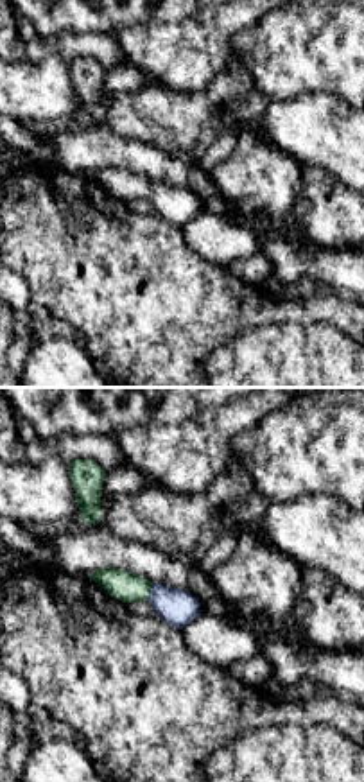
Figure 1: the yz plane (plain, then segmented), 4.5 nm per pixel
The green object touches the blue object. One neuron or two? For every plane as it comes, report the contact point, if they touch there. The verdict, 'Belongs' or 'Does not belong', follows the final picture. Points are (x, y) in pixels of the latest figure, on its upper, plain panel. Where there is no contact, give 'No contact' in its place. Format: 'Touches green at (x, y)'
Touches green at (147, 191)

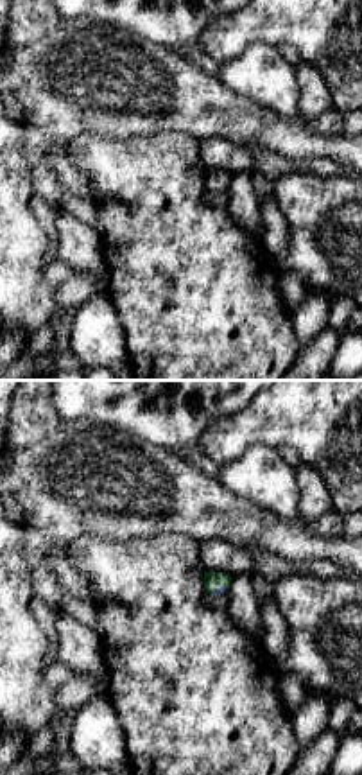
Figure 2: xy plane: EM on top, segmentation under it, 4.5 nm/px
Touches green at (217, 183)

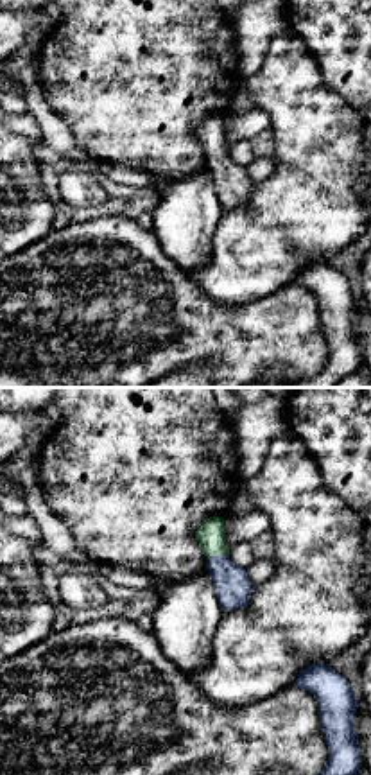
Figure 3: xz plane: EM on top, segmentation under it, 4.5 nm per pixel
Touches green at (217, 151)

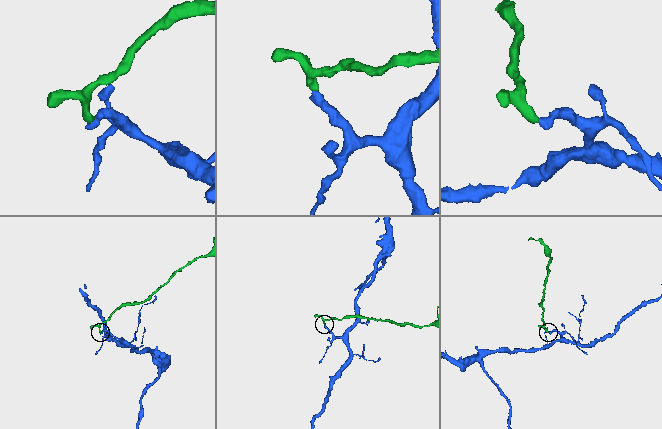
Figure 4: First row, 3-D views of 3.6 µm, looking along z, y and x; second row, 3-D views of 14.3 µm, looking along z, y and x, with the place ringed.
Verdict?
Belongs

